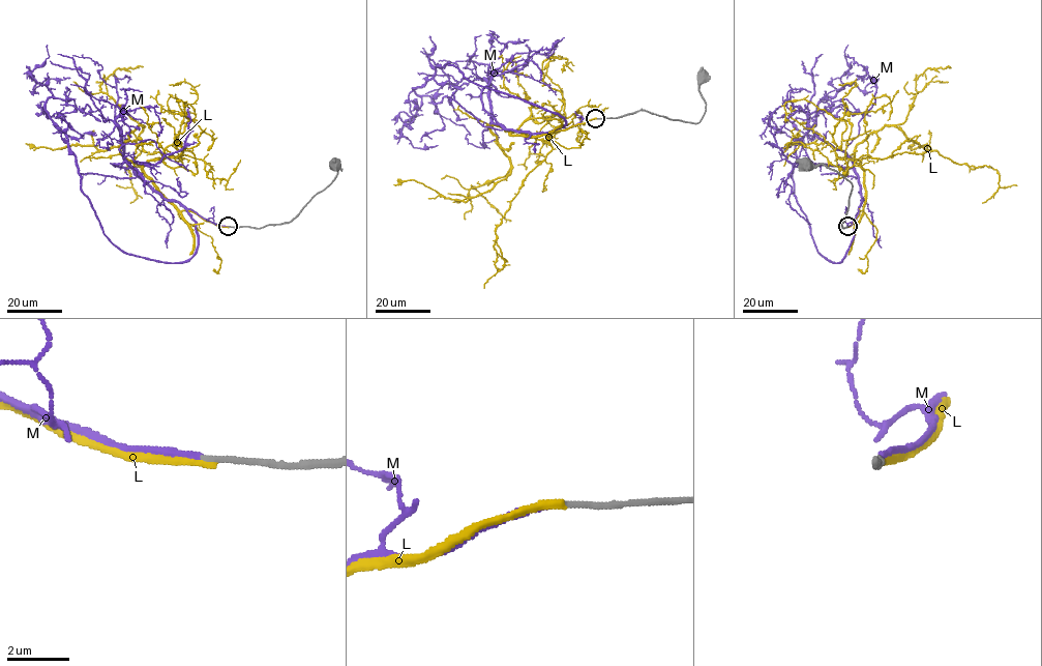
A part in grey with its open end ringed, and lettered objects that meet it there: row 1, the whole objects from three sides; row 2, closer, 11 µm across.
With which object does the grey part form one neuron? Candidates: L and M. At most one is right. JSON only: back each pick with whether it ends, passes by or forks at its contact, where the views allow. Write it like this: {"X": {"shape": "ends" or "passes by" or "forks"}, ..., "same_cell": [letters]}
{"M": {"shape": "ends"}, "same_cell": ["M"]}

